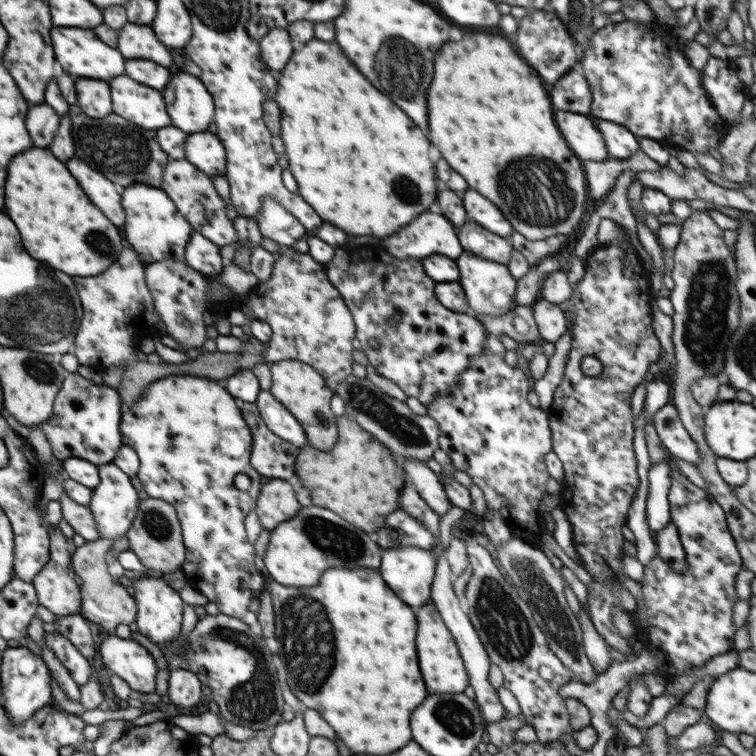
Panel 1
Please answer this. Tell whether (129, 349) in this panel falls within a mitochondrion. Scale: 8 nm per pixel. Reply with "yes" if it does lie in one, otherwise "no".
no

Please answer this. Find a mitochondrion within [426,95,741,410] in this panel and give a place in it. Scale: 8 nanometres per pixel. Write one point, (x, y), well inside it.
(534, 191)

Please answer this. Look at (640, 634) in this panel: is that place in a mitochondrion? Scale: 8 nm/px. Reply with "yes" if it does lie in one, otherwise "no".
no

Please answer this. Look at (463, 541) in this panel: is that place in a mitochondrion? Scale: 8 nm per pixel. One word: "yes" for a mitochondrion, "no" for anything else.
no

